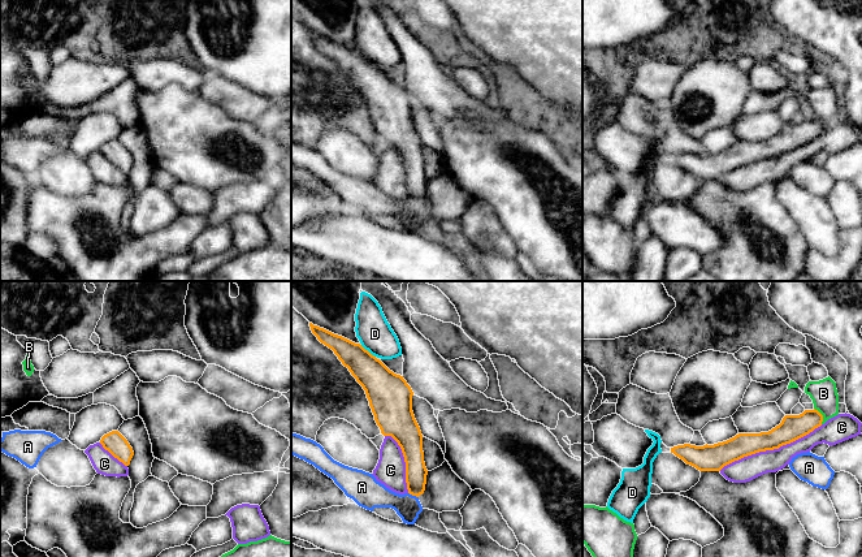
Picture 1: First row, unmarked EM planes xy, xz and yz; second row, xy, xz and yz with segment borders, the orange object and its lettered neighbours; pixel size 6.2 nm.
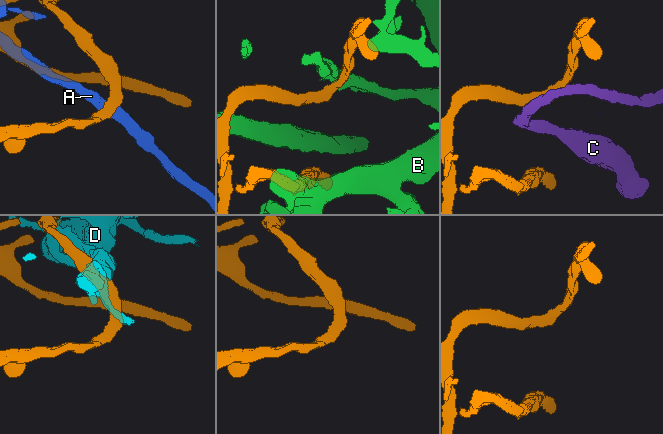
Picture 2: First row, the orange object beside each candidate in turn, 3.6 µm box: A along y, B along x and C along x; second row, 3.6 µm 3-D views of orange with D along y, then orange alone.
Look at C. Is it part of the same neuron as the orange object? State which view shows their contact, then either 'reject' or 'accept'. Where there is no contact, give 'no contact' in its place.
contact in yz; accept

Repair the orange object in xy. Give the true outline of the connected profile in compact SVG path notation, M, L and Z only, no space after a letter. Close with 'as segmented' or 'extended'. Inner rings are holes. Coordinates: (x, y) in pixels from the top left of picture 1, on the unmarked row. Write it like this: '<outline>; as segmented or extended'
M118 139L104 143L99 151L90 154L85 161L98 182L117 186L129 183L127 174L134 164L133 156Z; extended

